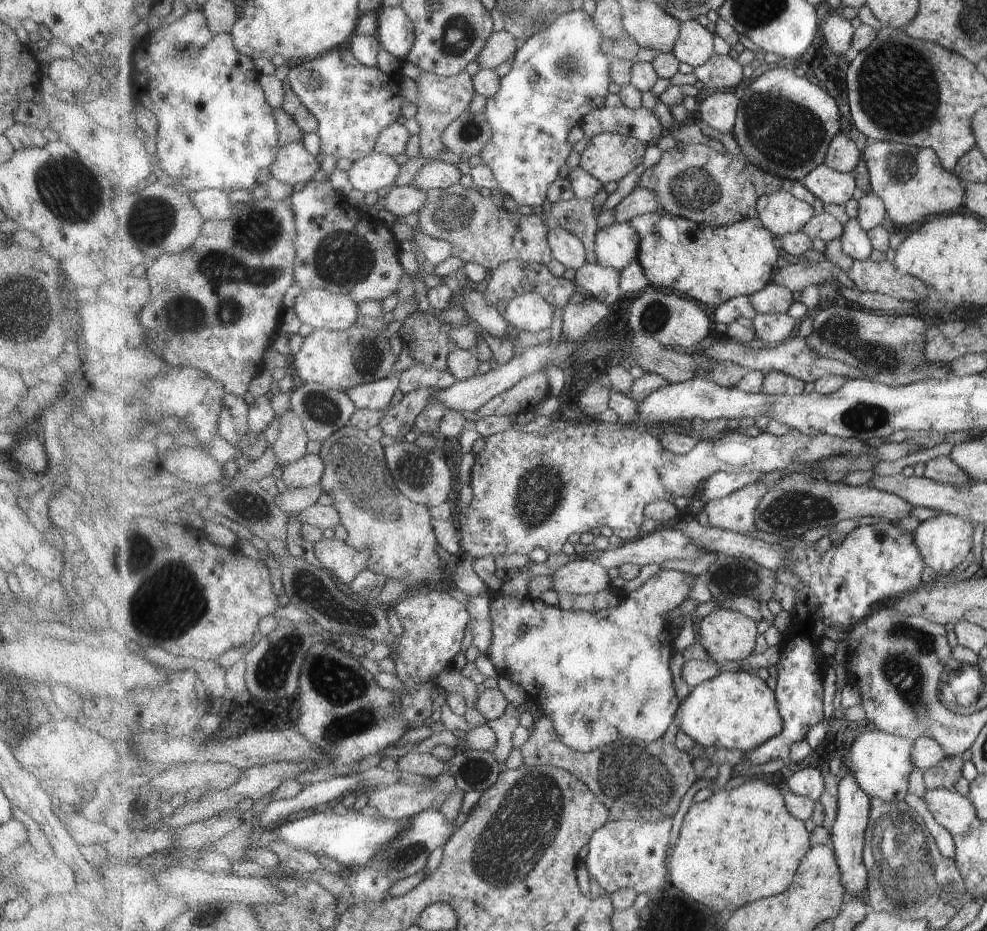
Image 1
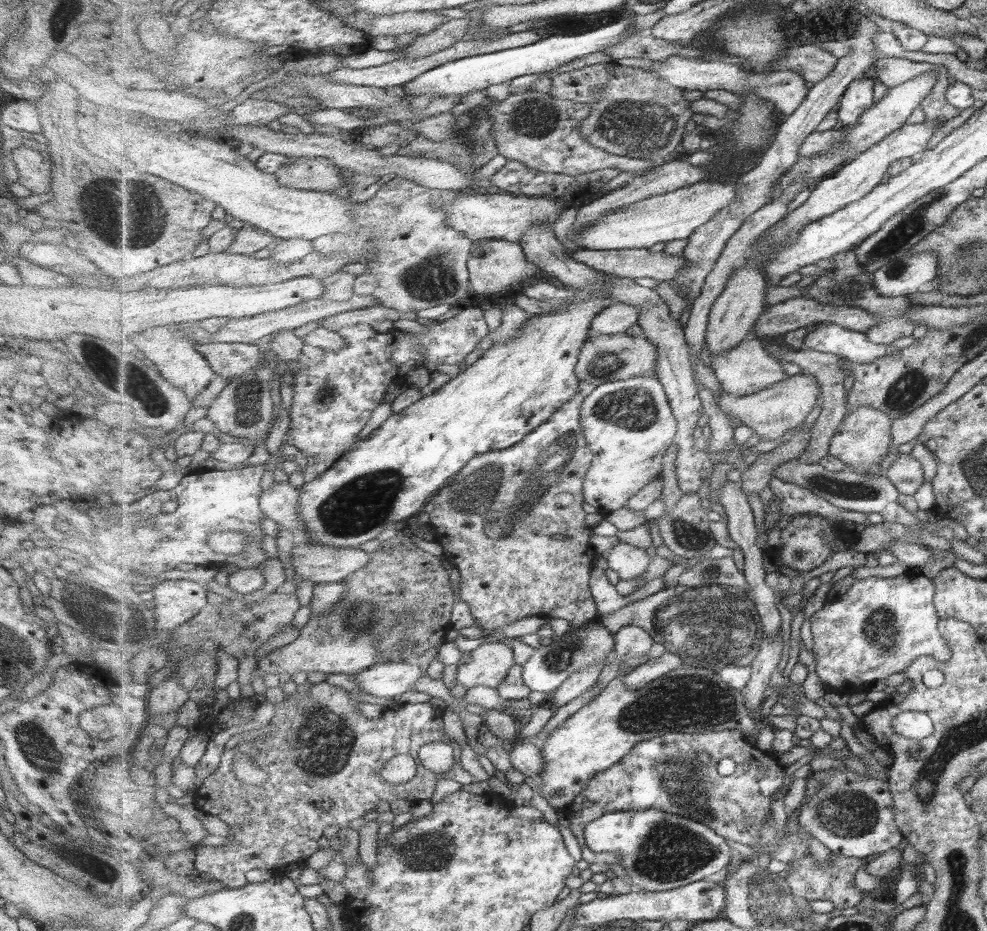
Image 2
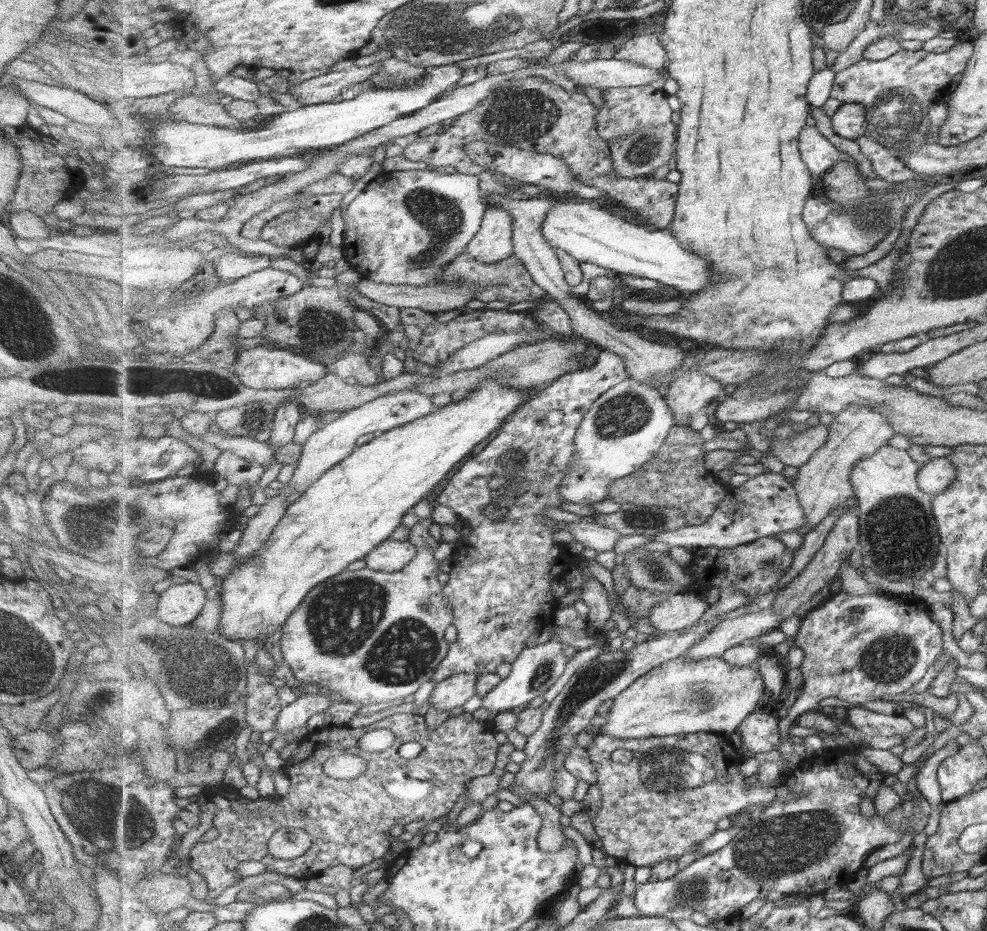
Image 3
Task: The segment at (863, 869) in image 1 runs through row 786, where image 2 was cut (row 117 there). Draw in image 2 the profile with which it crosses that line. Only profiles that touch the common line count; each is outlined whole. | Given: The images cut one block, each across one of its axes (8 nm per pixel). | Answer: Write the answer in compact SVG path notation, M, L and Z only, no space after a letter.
M864 77L855 80L841 100L838 116L844 126L855 126L865 111L875 105L875 79Z

